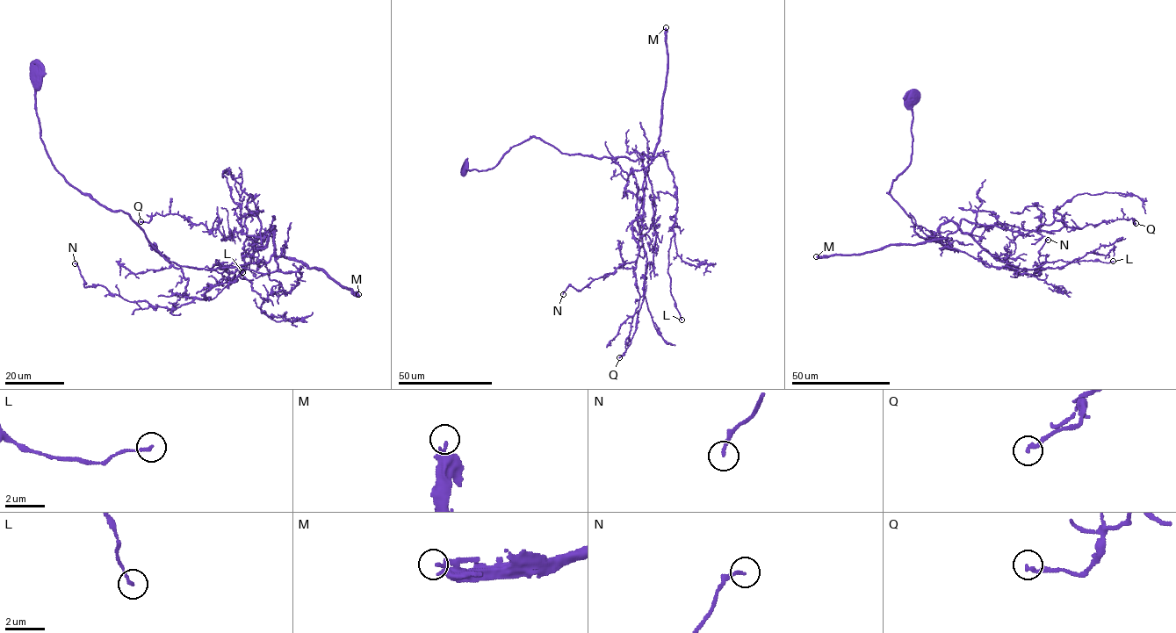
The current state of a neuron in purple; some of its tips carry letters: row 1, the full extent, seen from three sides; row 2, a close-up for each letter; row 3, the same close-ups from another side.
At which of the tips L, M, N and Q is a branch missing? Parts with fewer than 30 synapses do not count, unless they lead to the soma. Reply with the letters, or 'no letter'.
M

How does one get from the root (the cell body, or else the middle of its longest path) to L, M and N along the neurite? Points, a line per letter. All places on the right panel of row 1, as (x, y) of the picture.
L: (913, 97), (911, 159), (888, 192), (919, 235), (941, 236), (941, 249), (1020, 273), (1059, 260), (1113, 261)
M: (913, 97), (911, 159), (888, 192), (911, 218), (919, 235), (928, 241), (946, 238), (816, 256)
N: (913, 97), (911, 159), (888, 192), (915, 232), (941, 240), (939, 227), (953, 221), (1033, 275), (1048, 240)

